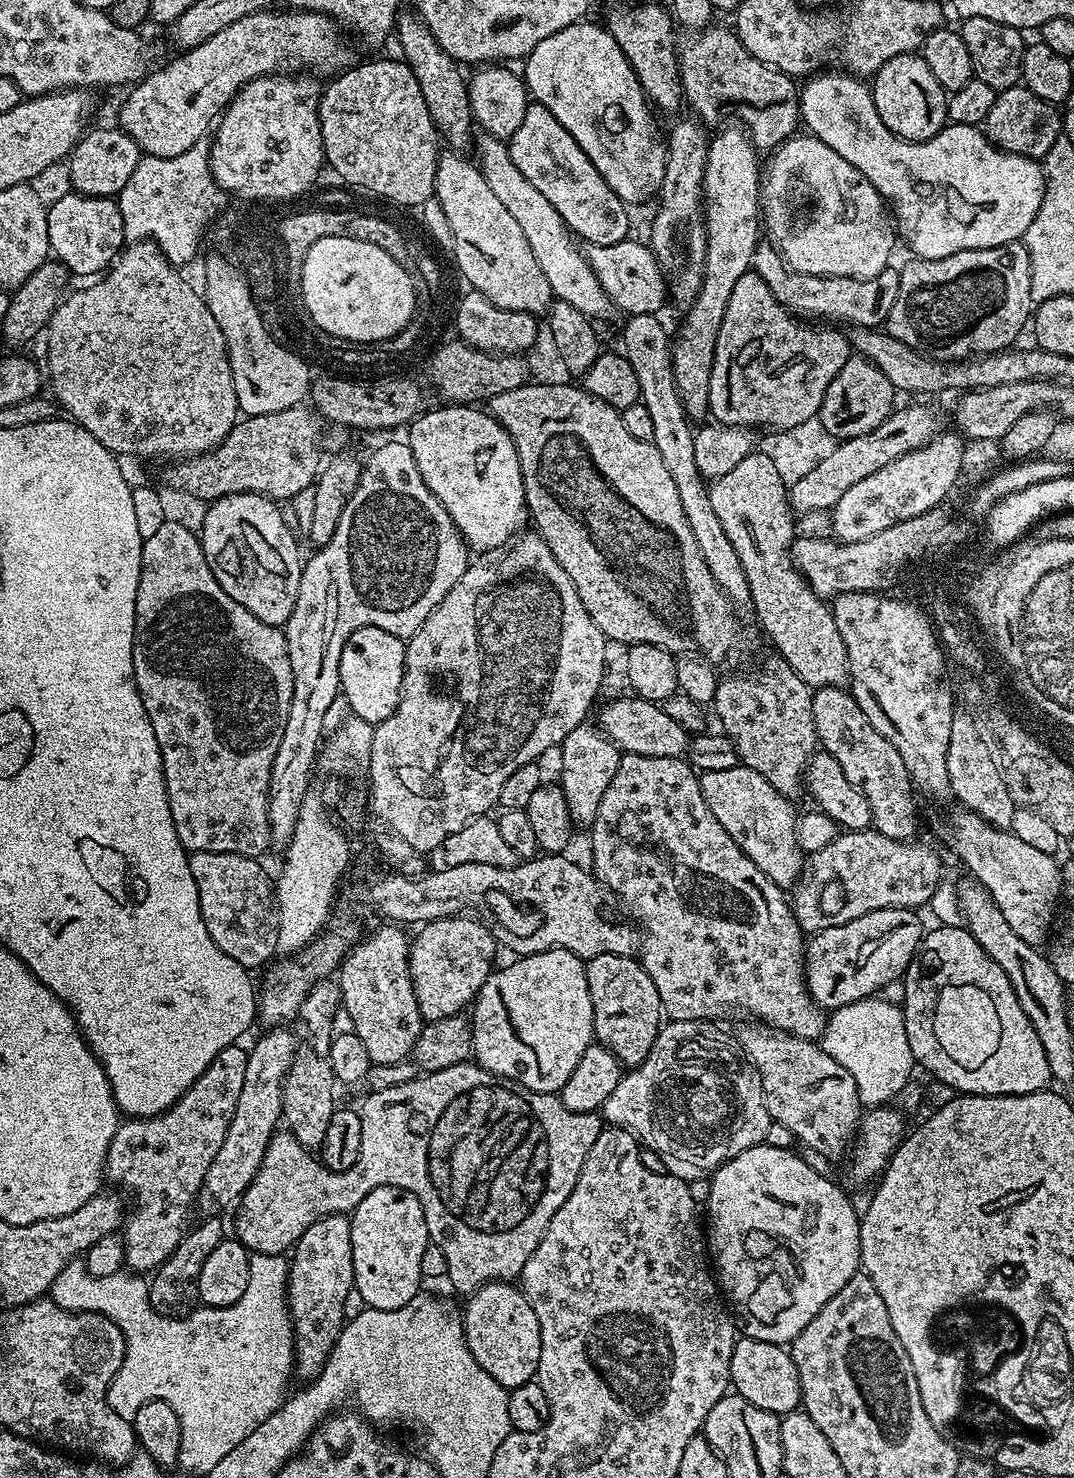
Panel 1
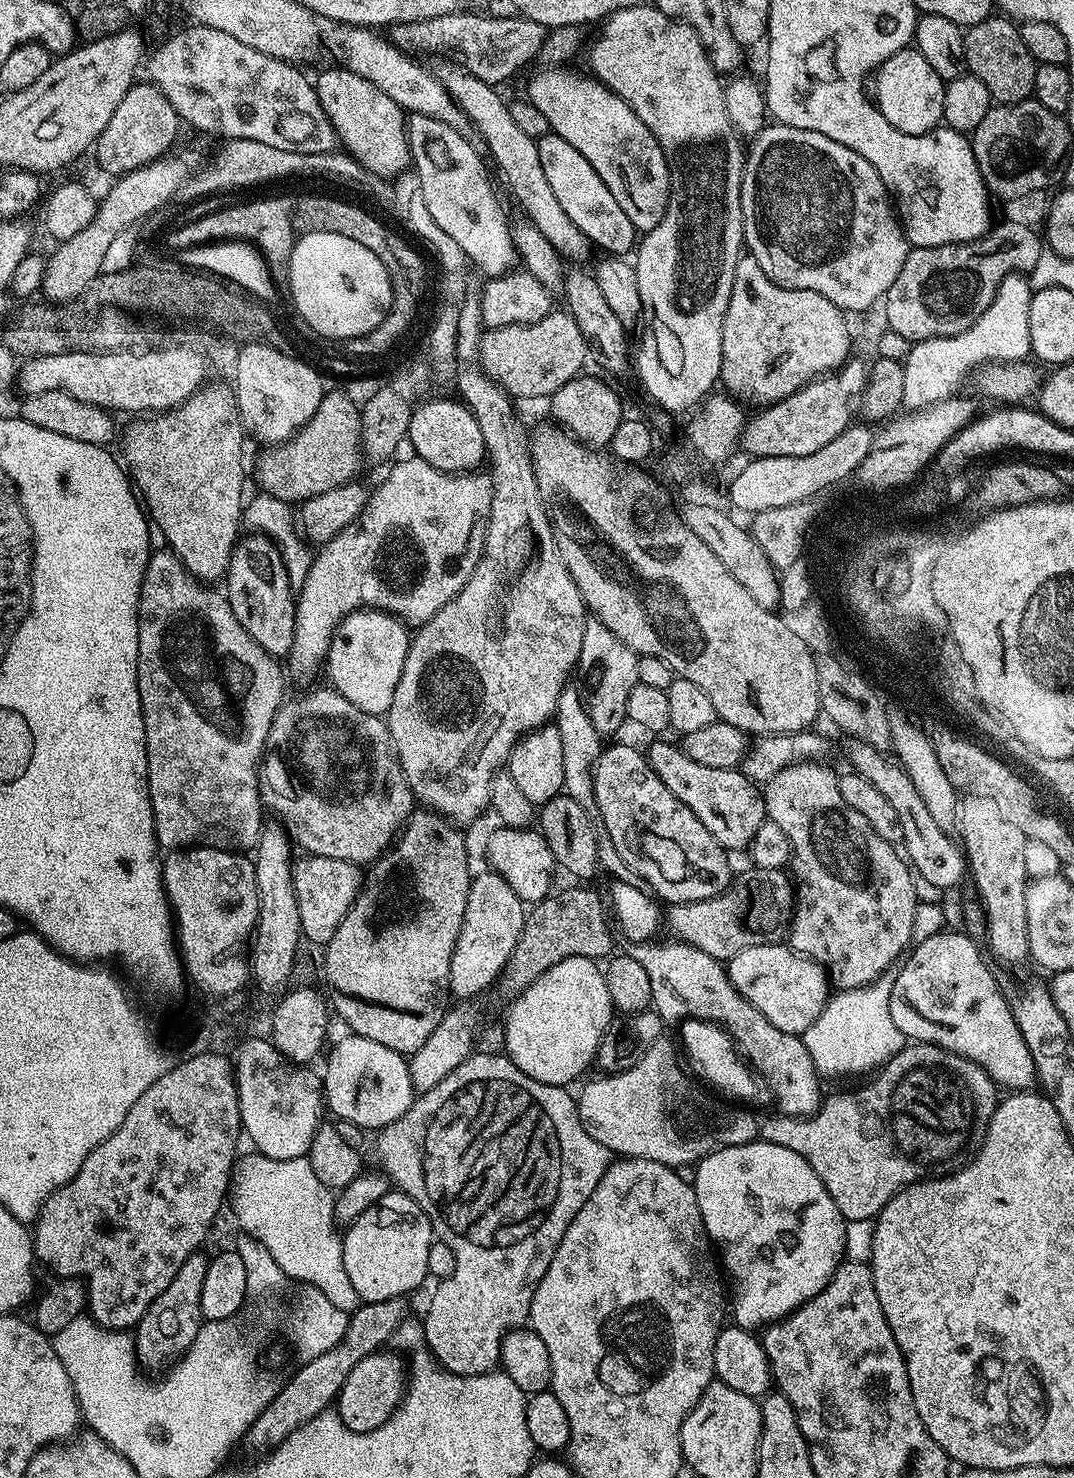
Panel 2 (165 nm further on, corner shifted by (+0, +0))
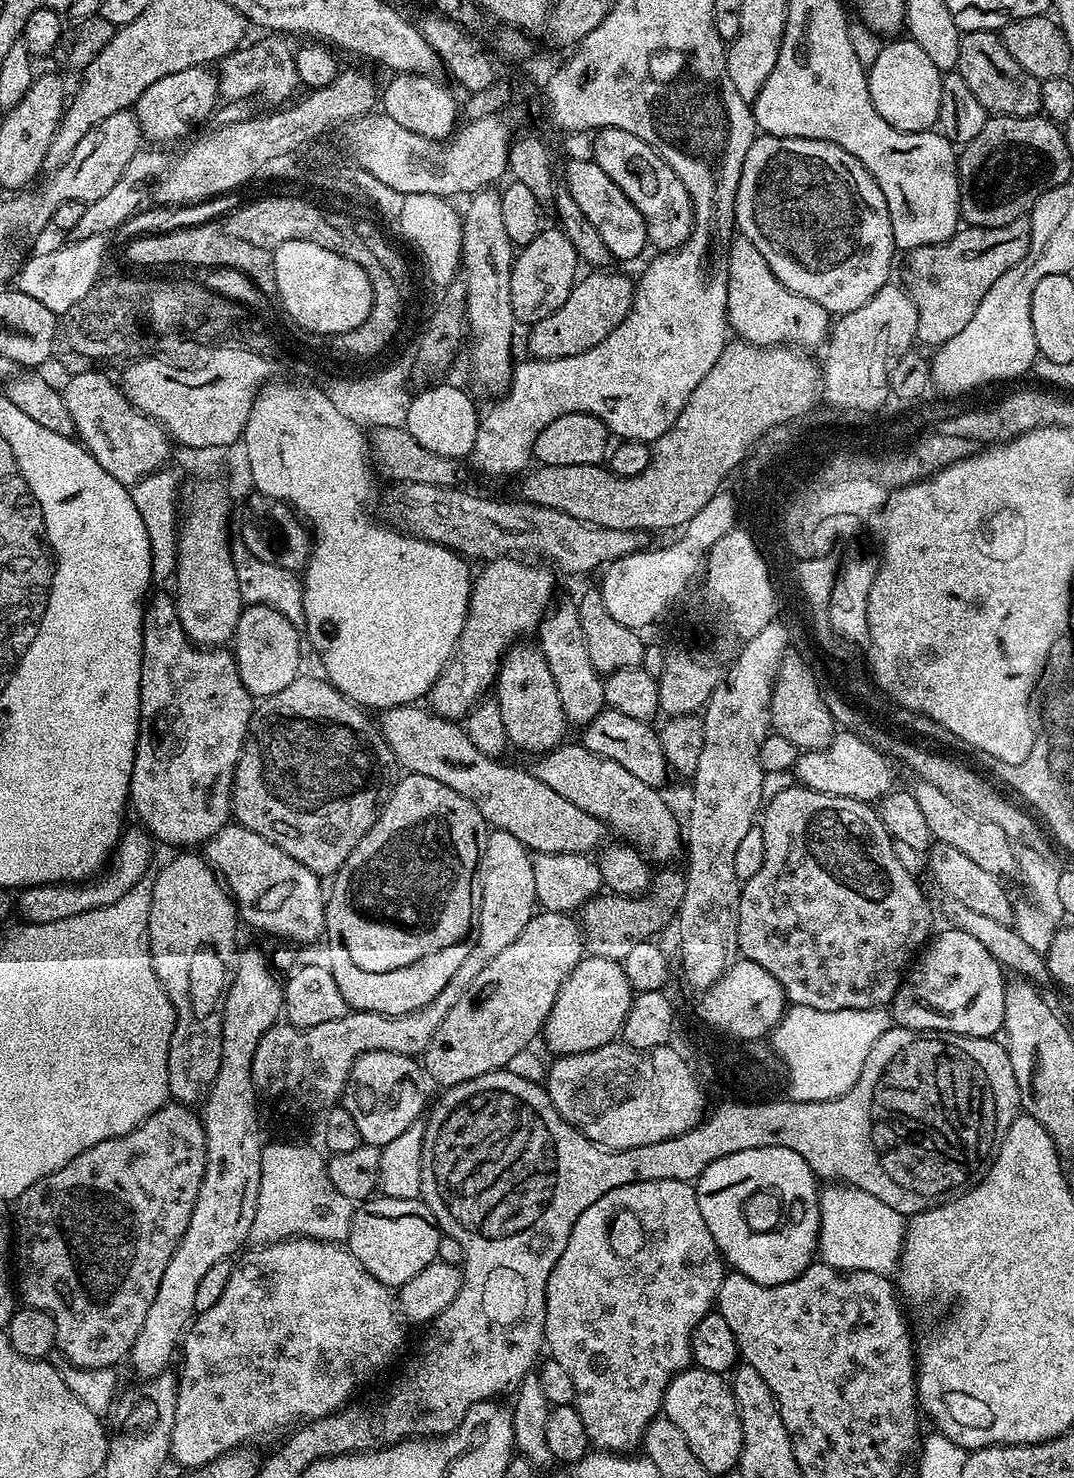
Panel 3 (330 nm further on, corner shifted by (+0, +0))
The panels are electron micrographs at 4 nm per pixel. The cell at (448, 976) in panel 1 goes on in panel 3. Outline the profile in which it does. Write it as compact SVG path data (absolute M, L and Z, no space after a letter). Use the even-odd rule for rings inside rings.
M489 831L482 844L478 879L482 894L482 906L478 914L478 944L488 951L489 957L493 957L506 950L506 946L510 946L510 942L522 934L526 922L530 922L537 911L532 856L524 844L514 838L514 834Z

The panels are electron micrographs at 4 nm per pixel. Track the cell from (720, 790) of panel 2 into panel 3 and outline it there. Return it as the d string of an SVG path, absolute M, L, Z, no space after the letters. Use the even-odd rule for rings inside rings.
M605 707L589 724L583 725L582 743L594 754L598 754L603 760L618 762L618 766L630 770L634 778L646 782L652 788L663 789L664 783L670 777L668 759L660 745L657 729L646 720L630 718L626 714L618 714L618 710Z

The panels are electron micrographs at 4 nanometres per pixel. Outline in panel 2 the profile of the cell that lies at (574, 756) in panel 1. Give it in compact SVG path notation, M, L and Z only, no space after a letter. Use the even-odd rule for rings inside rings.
M595 618L585 619L584 633L582 634L582 650L580 651L580 664L597 664L600 667L600 677L592 688L592 693L586 696L590 722L594 722L594 730L601 734L616 732L628 719L626 714L626 702L630 698L630 690L640 683L638 678L638 662L640 657L618 634L606 630L606 626Z

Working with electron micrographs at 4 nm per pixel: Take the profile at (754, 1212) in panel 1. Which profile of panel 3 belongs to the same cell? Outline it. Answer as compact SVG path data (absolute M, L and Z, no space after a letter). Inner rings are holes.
M778 1146L741 1150L738 1153L728 1154L726 1157L718 1158L717 1161L710 1163L710 1166L706 1166L700 1176L695 1179L694 1187L698 1198L698 1210L702 1210L702 1218L710 1230L710 1238L714 1238L716 1249L735 1271L750 1278L750 1282L758 1282L762 1286L778 1286L782 1282L790 1282L794 1278L798 1278L798 1274L805 1272L817 1259L820 1242L820 1188L818 1187L818 1177L812 1173L810 1166L806 1166L806 1162L800 1154L794 1154L793 1150L786 1150Z

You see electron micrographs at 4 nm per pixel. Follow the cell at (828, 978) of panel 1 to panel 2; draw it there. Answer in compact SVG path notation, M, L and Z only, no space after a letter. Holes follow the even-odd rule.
M782 942L775 944L759 944L747 947L727 961L728 980L738 990L739 994L760 1014L769 1019L778 1030L783 1030L795 1036L802 1036L818 1018L830 999L830 978L820 964L814 963L806 956L798 955L789 945Z

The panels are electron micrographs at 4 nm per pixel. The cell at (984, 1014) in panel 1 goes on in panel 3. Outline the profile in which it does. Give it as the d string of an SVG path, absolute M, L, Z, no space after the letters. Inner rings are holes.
M948 926L945 932L938 932L927 941L926 947L905 975L900 989L896 991L890 1005L893 1021L901 1028L912 1028L914 1031L995 1037L1004 1027L1005 969L992 957L990 950L978 942L978 938L966 934L962 929Z

